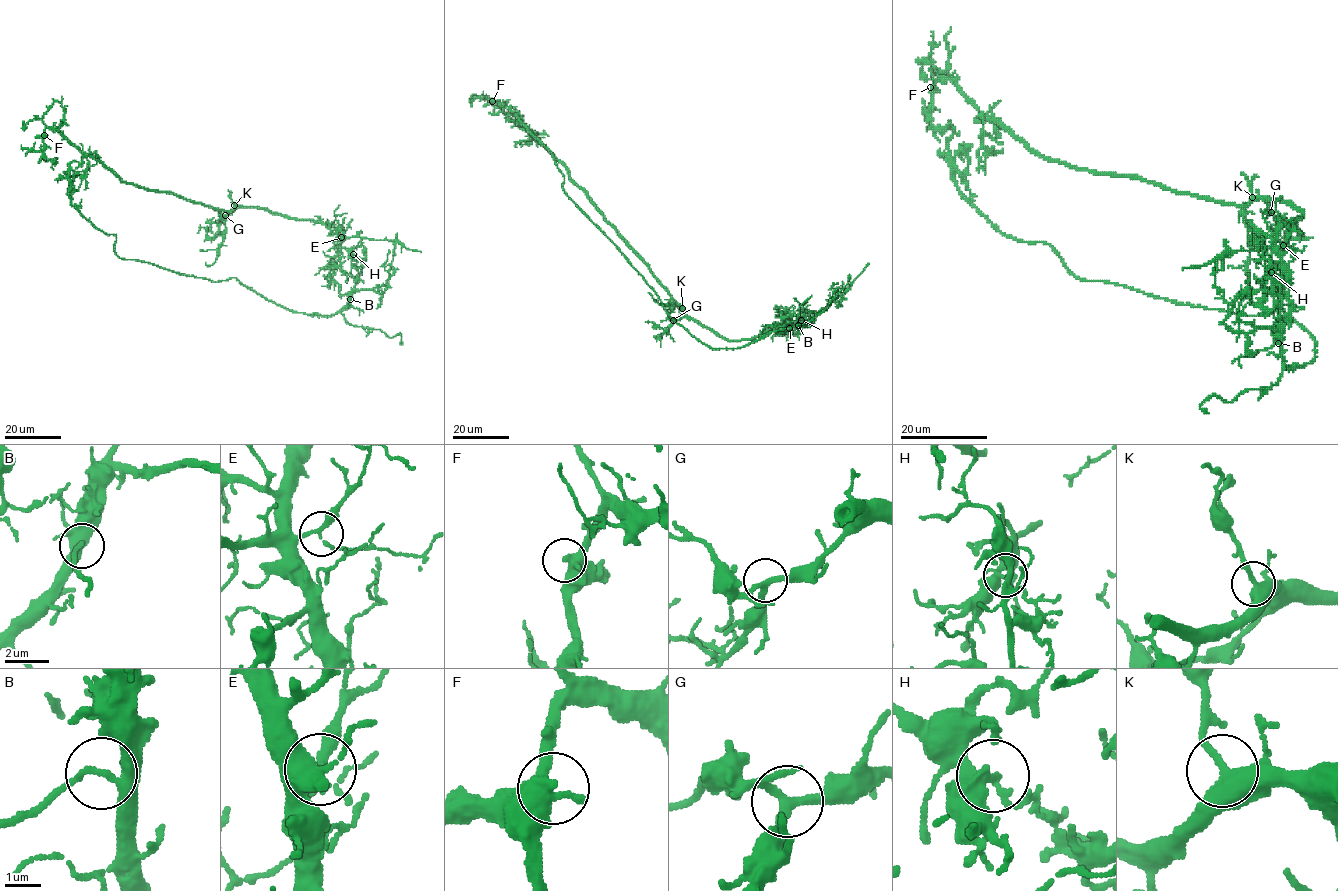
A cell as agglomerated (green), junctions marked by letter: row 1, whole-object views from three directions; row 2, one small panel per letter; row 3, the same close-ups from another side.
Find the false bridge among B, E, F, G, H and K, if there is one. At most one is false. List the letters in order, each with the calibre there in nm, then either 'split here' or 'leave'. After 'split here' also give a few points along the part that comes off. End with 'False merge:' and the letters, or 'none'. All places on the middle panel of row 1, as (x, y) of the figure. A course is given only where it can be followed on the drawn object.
B: calibre 200 nm; leave
E: calibre 190 nm; leave
F: calibre 320 nm; leave
G: calibre 200 nm; leave
H: calibre 240 nm; split here; course (801, 320), (812, 321), (736, 348), (697, 340), (562, 189), (553, 156), (517, 114), (517, 124), (526, 128)
K: calibre 320 nm; leave
False merge: H

